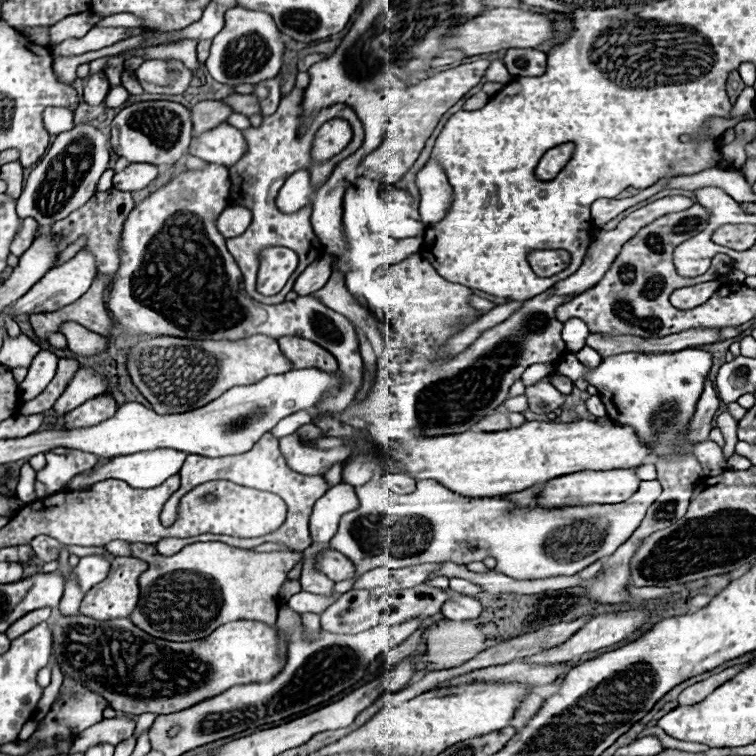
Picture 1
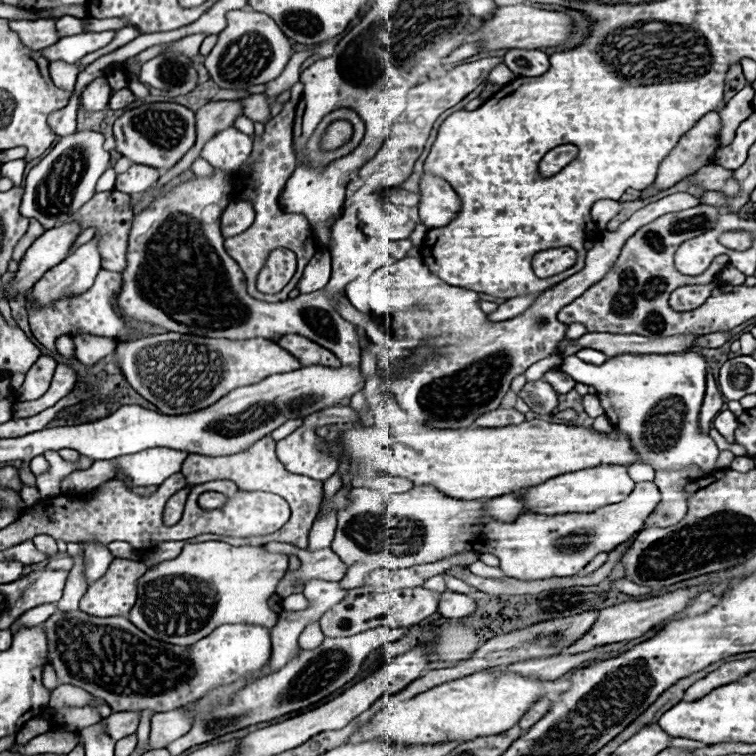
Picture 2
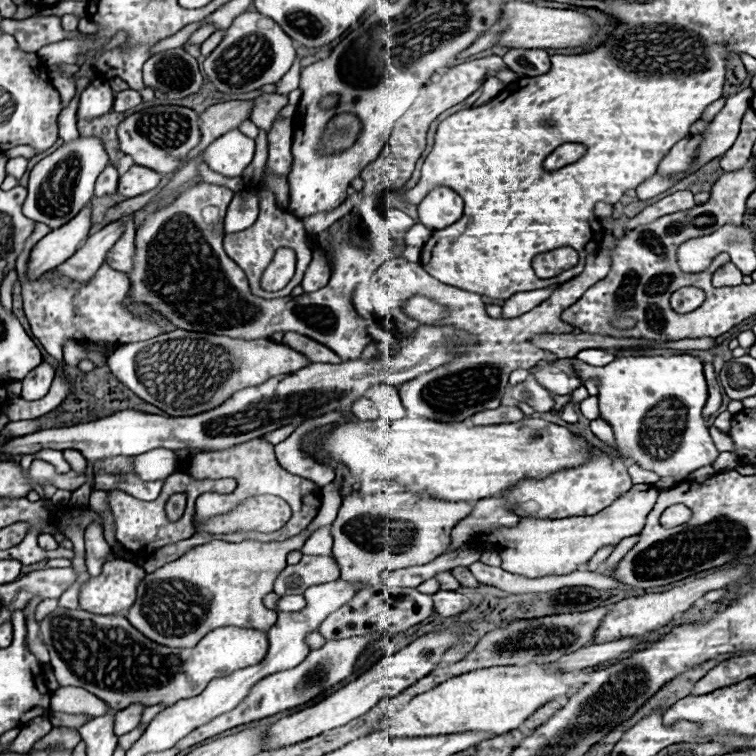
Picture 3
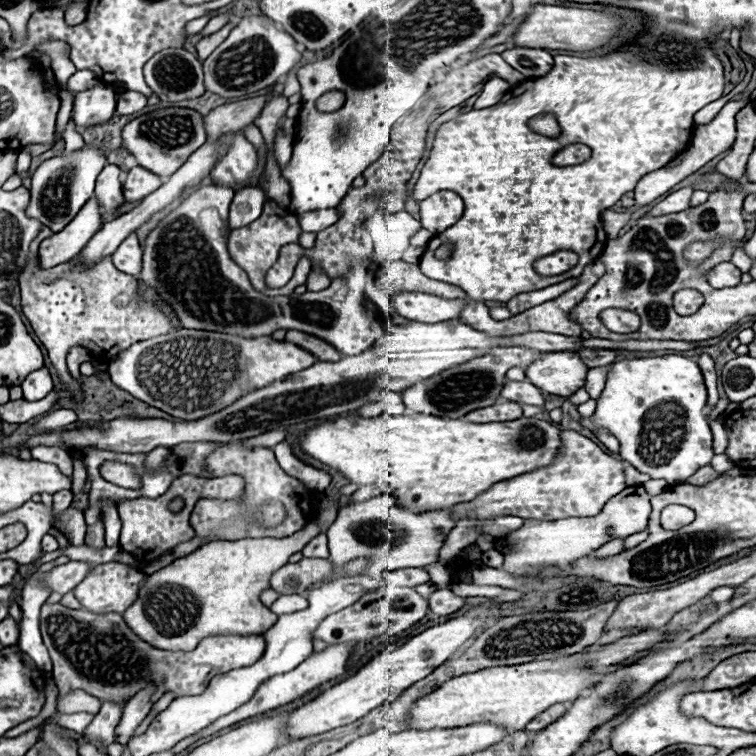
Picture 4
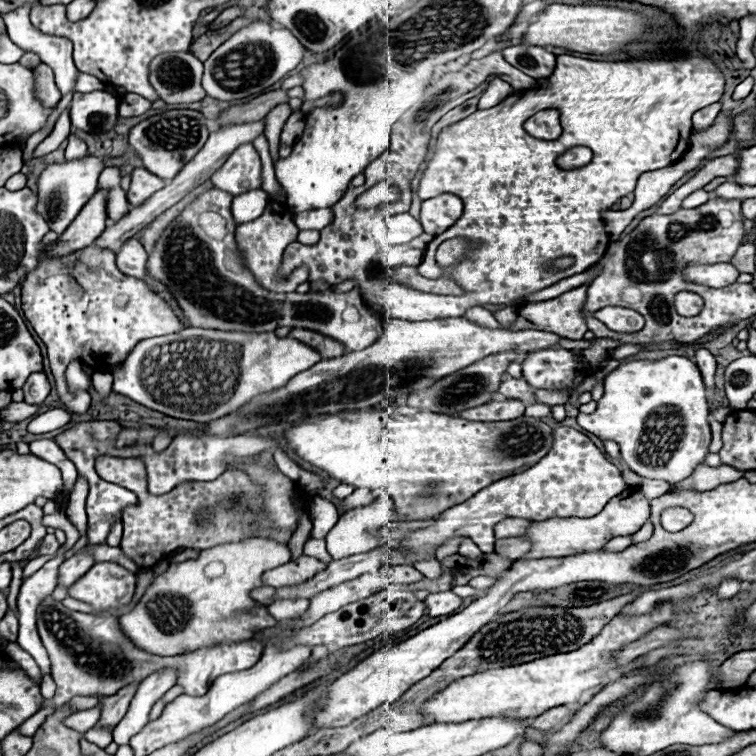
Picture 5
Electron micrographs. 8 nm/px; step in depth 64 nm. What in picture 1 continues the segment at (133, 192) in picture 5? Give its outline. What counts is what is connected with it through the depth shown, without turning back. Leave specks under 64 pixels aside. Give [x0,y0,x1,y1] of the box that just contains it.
[114,164,158,192]

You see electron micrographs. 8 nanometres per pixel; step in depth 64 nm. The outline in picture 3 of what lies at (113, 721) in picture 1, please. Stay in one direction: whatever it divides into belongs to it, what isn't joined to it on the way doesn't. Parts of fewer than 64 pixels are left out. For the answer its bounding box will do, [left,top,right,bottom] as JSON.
[114,704,146,736]

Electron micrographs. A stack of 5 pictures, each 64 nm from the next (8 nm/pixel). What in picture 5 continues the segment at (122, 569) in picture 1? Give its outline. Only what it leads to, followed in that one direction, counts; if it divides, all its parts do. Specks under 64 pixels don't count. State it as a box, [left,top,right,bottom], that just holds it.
[68,562,136,610]

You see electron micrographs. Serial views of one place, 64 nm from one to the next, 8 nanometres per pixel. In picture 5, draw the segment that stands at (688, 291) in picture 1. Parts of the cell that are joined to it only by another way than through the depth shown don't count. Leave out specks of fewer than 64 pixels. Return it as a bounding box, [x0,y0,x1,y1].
[674,292,704,316]

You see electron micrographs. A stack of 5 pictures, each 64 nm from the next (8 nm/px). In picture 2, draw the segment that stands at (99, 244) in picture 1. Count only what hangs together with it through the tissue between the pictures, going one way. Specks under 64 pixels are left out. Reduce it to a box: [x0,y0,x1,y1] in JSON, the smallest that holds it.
[72,192,134,272]

